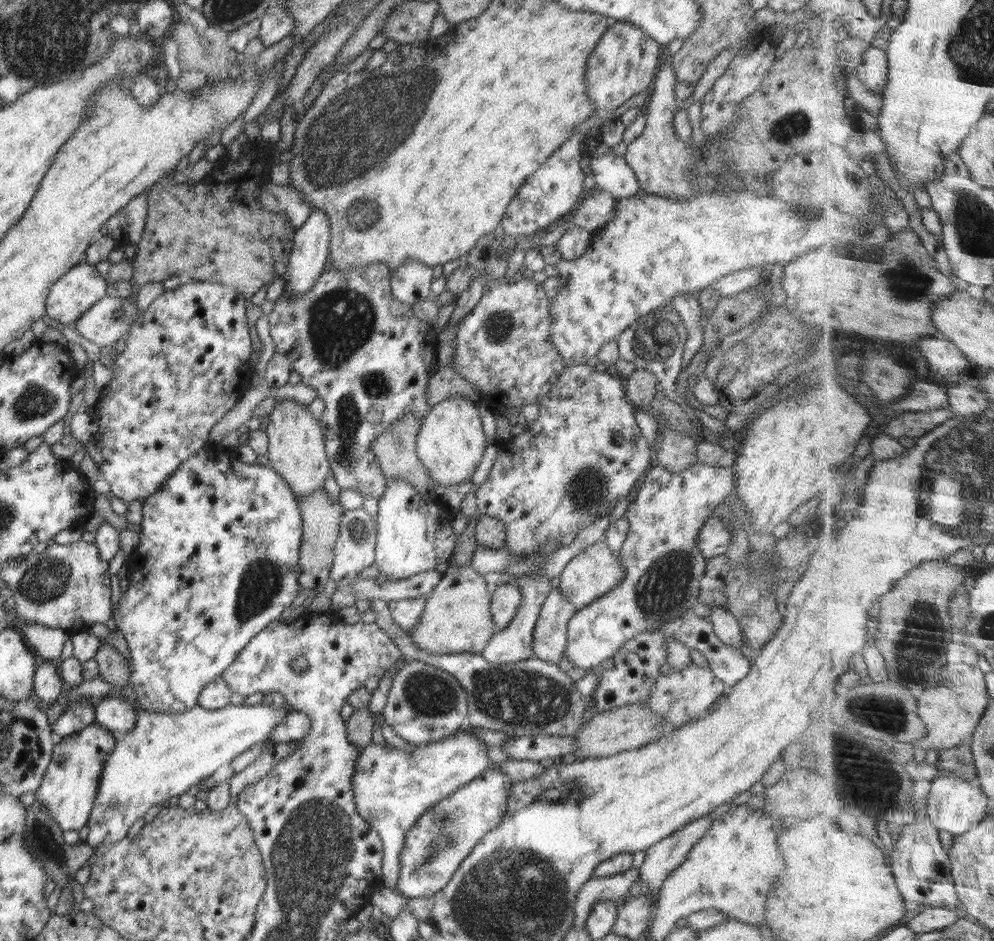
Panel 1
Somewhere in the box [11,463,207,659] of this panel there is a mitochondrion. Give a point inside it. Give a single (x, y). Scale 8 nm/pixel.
(48, 579)

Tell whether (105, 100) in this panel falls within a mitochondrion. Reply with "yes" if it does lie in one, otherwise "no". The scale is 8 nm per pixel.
yes

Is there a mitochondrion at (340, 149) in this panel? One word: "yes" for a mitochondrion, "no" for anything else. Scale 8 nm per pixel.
yes

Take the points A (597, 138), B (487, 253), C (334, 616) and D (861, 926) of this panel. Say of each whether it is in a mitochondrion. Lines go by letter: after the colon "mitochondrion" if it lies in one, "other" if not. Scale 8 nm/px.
A: other
B: mitochondrion
C: other
D: other

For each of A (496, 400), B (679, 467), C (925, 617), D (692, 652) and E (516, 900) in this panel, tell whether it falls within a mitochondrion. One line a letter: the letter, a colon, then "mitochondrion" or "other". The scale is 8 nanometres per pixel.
A: other
B: other
C: mitochondrion
D: other
E: mitochondrion

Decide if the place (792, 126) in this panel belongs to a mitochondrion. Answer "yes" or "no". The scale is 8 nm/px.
yes

